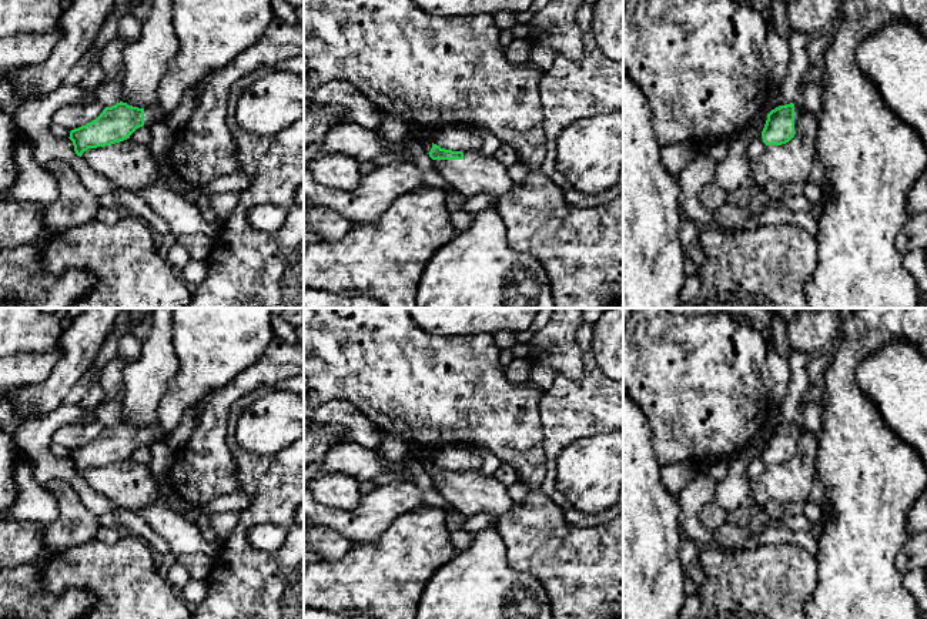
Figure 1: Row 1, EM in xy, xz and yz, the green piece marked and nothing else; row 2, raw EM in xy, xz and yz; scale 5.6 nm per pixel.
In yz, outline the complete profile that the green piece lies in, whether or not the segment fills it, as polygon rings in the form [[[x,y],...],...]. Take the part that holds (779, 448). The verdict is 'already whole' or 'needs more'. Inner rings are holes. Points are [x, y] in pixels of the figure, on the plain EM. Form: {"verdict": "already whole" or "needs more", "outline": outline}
{"verdict": "needs more", "outline": [[[793,422],[779,425],[767,434],[762,458],[766,465],[789,462],[799,449],[799,441],[804,429]]]}

